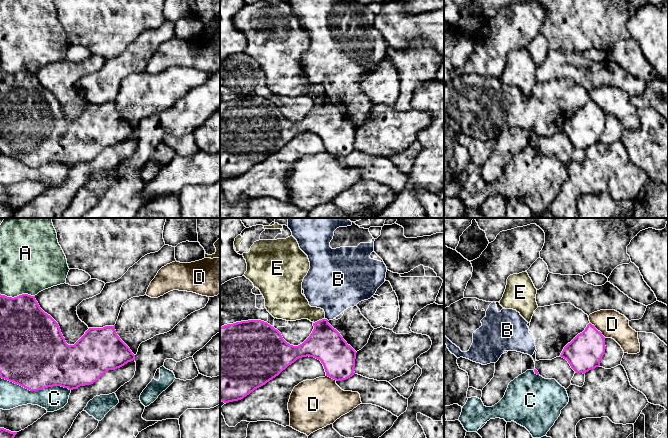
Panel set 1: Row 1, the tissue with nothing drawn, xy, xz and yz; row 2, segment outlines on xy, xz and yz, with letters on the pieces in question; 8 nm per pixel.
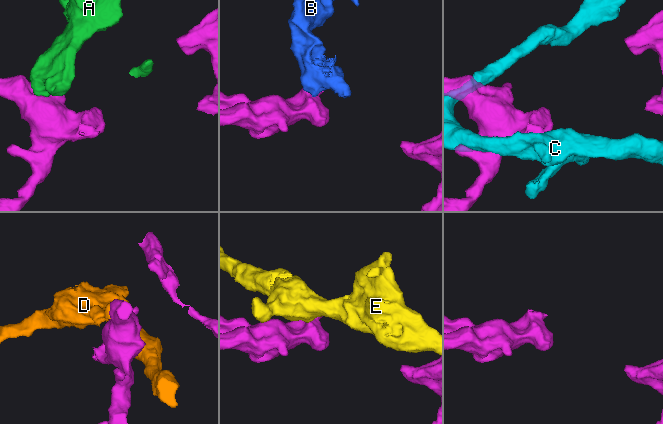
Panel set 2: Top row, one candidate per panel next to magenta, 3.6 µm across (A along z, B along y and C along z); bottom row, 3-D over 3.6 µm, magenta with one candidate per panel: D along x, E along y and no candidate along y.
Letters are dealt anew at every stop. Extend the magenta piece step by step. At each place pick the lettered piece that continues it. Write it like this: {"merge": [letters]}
{"merge": []}

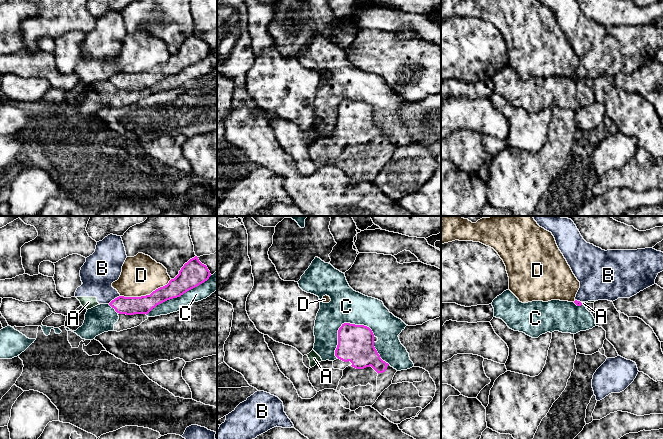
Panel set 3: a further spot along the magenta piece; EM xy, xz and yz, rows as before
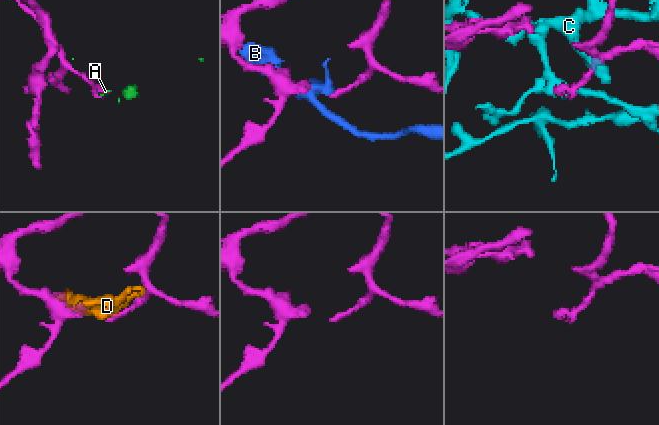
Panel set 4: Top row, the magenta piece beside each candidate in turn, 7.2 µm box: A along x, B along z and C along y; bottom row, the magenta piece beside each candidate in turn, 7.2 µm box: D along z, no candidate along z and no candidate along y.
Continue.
{"merge": []}

